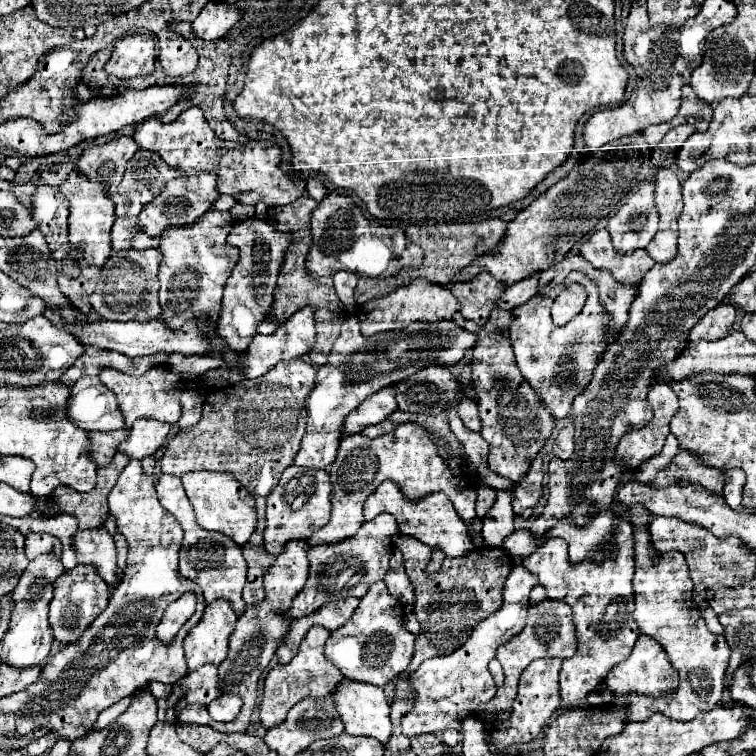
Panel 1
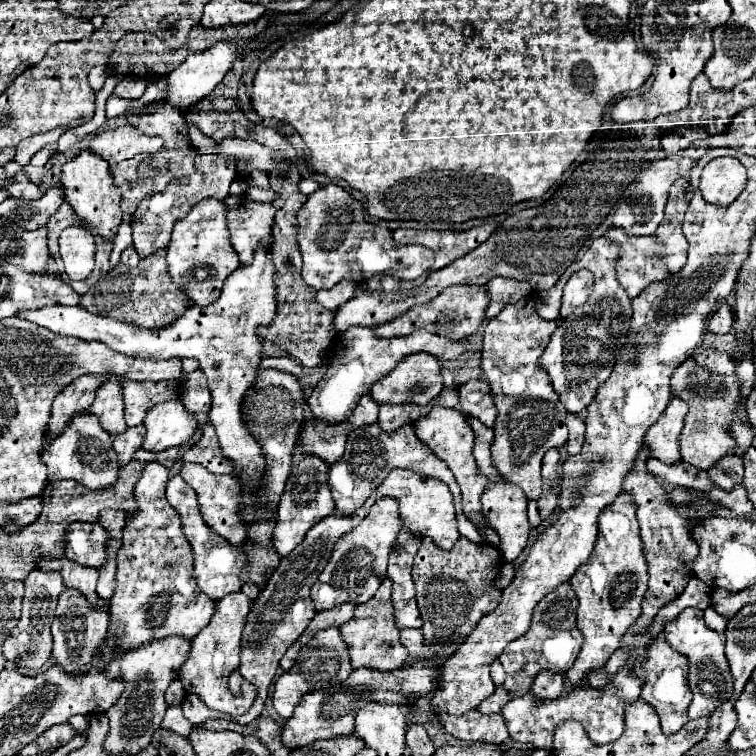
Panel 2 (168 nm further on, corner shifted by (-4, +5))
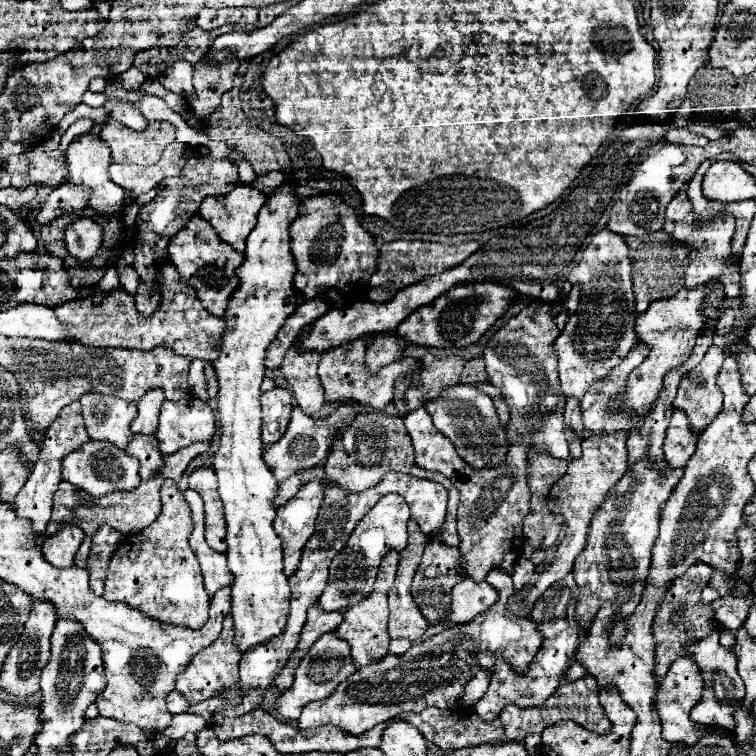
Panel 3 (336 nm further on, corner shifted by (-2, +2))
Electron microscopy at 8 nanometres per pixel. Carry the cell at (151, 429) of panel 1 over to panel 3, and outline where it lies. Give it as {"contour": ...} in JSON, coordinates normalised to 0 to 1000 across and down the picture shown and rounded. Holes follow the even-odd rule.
{"contour":[[[243,526],[243,529],[217,529],[217,540],[212,542],[212,561],[209,561],[209,569],[204,571],[209,587],[212,587],[212,598],[220,601],[228,601],[249,587],[257,587],[257,585],[275,585],[286,571],[286,553],[283,553],[283,545],[280,540],[267,532],[265,526]]]}

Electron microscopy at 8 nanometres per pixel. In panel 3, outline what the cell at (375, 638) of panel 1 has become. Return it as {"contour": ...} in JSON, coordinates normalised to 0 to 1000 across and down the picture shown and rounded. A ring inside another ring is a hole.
{"contour":[[[516,730],[505,741],[495,780],[476,799],[463,802],[455,810],[455,823],[444,831],[444,841],[463,852],[463,865],[466,865],[466,876],[471,878],[471,884],[495,878],[497,873],[503,873],[513,865],[513,852],[516,852],[516,841],[511,833],[511,825],[513,825],[513,780],[519,778],[521,765],[524,765],[524,749],[526,749],[524,741],[526,741],[526,730]]]}

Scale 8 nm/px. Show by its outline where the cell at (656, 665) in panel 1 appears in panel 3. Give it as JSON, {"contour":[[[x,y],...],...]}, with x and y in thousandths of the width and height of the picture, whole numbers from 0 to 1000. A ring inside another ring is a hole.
{"contour":[[[910,868],[892,873],[884,892],[873,899],[868,921],[865,921],[865,937],[868,937],[868,942],[873,944],[873,952],[876,952],[878,979],[905,981],[907,987],[915,987],[921,979],[926,979],[926,974],[931,974],[934,963],[929,958],[921,958],[921,955],[913,952],[913,939],[926,926],[926,915],[929,915],[929,894],[926,894],[921,876]]]}

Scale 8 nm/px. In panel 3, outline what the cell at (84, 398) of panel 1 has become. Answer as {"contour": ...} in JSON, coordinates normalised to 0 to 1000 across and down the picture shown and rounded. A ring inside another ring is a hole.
{"contour":[[[111,521],[108,550],[122,582],[143,582],[156,593],[167,593],[175,582],[172,558],[180,550],[180,534],[140,521]]]}

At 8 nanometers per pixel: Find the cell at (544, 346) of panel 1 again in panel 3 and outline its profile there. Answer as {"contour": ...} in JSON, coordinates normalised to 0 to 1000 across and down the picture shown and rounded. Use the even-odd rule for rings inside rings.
{"contour":[[[799,302],[783,312],[772,333],[780,336],[772,336],[765,347],[765,376],[770,378],[765,413],[749,423],[743,442],[733,452],[743,519],[749,526],[762,529],[770,529],[772,519],[778,519],[788,503],[804,497],[844,455],[839,439],[844,413],[836,389],[836,352],[825,315]]]}

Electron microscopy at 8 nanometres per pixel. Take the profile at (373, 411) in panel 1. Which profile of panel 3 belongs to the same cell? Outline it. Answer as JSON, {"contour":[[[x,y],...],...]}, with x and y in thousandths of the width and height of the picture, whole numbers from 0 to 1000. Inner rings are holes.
{"contour":[[[447,534],[434,550],[413,553],[402,542],[389,537],[386,550],[384,550],[384,561],[381,561],[376,577],[365,587],[349,593],[349,608],[352,608],[354,619],[362,624],[365,635],[373,638],[373,635],[378,635],[381,630],[386,630],[394,622],[415,619],[423,611],[429,611],[437,603],[442,579],[447,579],[447,574],[471,553],[476,540],[479,540],[479,534]]]}

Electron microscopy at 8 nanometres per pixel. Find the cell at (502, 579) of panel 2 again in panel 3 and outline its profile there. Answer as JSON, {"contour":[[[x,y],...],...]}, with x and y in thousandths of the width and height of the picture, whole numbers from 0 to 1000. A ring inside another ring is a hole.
{"contour":[[[627,767],[606,770],[598,778],[598,810],[593,815],[593,823],[619,823],[635,810],[643,810],[653,796],[659,794],[659,786],[651,775],[643,770],[630,772]]]}

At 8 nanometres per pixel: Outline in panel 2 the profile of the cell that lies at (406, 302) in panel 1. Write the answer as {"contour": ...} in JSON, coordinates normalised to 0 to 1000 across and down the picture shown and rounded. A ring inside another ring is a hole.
{"contour":[[[601,377],[587,382],[574,398],[566,398],[563,403],[550,403],[542,409],[542,414],[534,414],[532,419],[526,419],[526,425],[516,425],[516,430],[500,430],[500,435],[495,438],[500,440],[500,446],[513,448],[513,446],[534,446],[540,440],[548,440],[550,435],[563,435],[595,451],[608,451],[632,438],[635,427],[643,422],[646,401],[648,401],[648,390],[643,380]]]}

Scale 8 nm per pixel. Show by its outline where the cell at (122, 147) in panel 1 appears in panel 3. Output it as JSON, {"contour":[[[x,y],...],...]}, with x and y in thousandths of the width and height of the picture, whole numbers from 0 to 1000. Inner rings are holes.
{"contour":[[[143,156],[132,183],[143,190],[148,214],[198,220],[206,217],[217,196],[230,188],[230,167],[225,161],[201,161],[198,172],[177,175],[164,164]]]}

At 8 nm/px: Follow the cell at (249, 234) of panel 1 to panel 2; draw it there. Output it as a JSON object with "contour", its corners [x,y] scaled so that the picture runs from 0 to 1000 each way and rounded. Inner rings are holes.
{"contour":[[[325,255],[302,258],[294,263],[294,269],[299,271],[304,321],[312,329],[317,348],[331,348],[336,329],[344,321],[357,324],[365,276],[357,269],[331,263]]]}

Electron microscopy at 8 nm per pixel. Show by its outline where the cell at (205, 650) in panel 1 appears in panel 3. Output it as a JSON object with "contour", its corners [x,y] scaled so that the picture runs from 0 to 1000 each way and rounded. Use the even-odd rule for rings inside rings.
{"contour":[[[302,815],[296,820],[296,831],[288,841],[288,847],[283,852],[278,852],[275,857],[265,860],[254,876],[249,878],[249,884],[235,894],[233,899],[233,913],[251,929],[251,931],[262,931],[270,926],[278,926],[283,921],[291,921],[302,934],[315,934],[323,923],[320,910],[315,907],[315,876],[317,876],[320,865],[310,852],[310,831],[307,831],[307,817]]]}

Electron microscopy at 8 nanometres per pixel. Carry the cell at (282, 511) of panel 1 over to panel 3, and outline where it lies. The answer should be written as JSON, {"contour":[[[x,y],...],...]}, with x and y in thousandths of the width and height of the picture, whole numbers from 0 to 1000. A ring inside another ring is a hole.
{"contour":[[[413,632],[402,640],[402,646],[397,646],[397,651],[386,661],[368,672],[362,701],[373,712],[378,762],[392,754],[399,725],[415,704],[418,683],[429,661],[429,646],[431,640],[426,635]]]}

